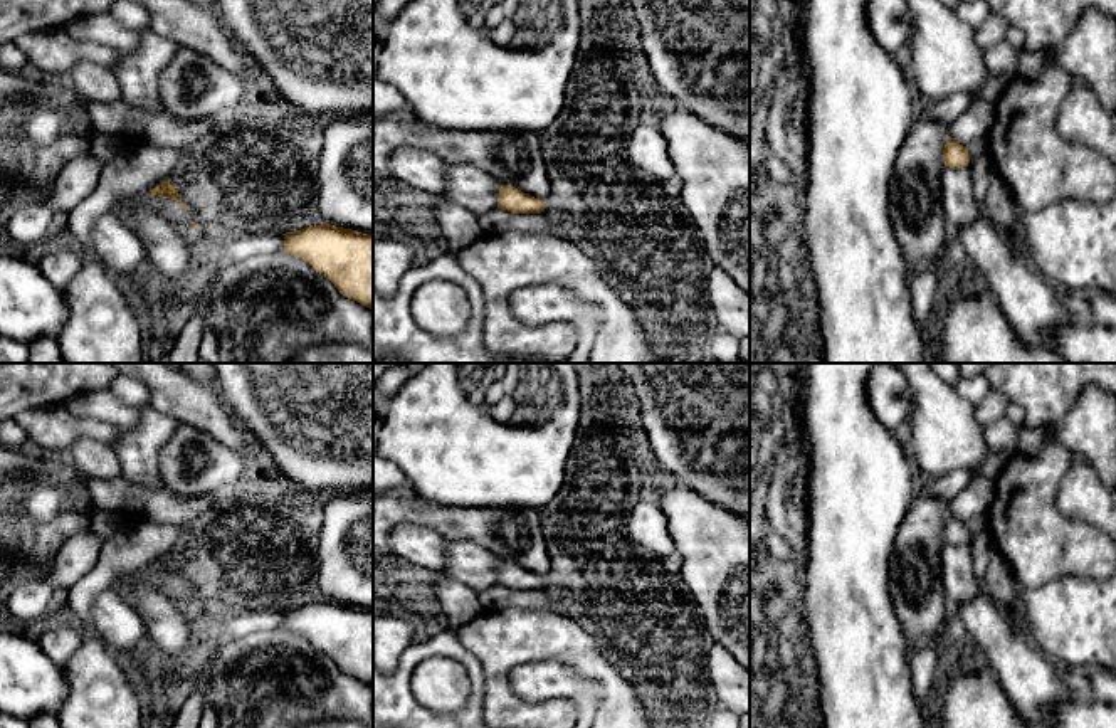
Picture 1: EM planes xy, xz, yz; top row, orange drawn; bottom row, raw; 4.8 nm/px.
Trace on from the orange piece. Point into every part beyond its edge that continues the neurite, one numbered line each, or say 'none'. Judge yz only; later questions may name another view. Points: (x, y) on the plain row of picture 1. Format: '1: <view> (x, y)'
none

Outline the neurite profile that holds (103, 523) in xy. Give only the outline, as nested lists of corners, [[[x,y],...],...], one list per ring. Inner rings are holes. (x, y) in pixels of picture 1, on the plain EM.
[[[94,509],[86,525],[103,541],[108,541],[116,531],[119,531],[126,525],[126,521],[116,513]]]

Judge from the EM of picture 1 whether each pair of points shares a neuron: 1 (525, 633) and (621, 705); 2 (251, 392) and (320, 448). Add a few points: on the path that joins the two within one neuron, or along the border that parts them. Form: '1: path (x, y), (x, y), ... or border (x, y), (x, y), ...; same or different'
1: path (552, 636), (568, 643), (605, 678); same
2: path (268, 395), (303, 431); same

